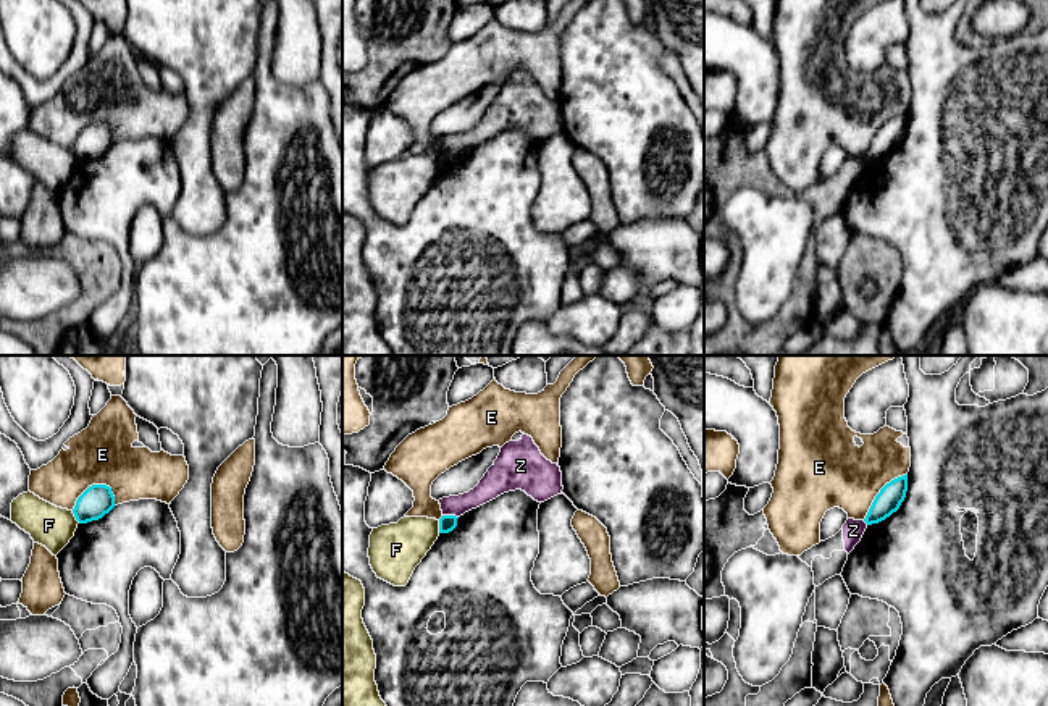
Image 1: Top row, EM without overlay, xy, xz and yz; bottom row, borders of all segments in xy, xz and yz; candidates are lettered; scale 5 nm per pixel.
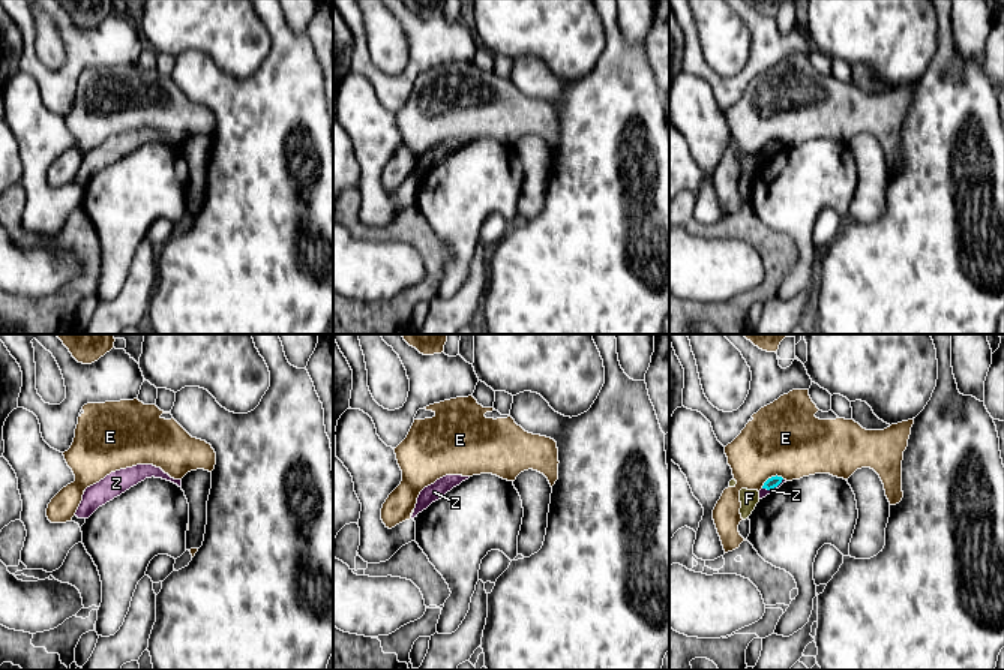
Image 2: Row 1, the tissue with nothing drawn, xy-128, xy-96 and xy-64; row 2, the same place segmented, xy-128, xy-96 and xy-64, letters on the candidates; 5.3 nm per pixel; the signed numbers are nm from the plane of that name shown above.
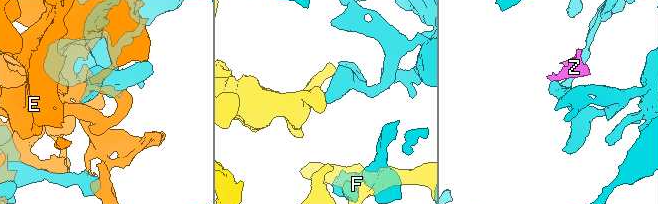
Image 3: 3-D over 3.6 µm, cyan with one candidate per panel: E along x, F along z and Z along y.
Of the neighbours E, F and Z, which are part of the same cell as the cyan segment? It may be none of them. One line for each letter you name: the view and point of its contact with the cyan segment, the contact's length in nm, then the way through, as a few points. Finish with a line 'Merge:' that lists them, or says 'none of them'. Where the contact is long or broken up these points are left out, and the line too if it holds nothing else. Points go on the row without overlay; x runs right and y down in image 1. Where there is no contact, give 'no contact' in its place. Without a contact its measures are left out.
Merge: none of them

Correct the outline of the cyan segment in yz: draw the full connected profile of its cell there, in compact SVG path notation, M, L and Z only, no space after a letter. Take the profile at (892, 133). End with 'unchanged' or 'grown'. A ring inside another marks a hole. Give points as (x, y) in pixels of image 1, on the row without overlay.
M908 111L887 121L875 134L864 160L867 163L878 162L896 150L906 136Z | unchanged

